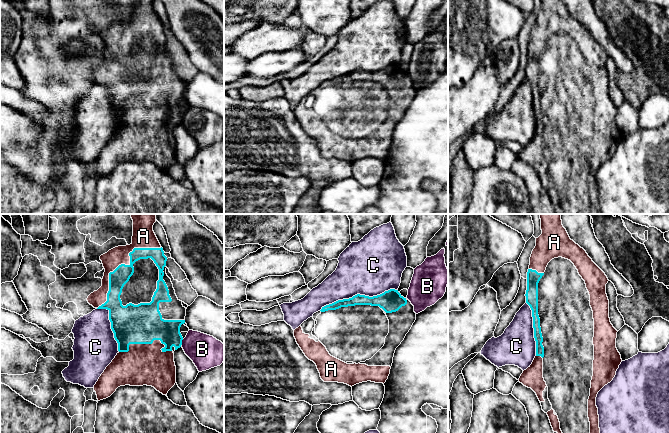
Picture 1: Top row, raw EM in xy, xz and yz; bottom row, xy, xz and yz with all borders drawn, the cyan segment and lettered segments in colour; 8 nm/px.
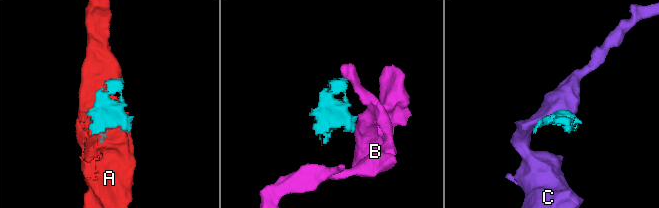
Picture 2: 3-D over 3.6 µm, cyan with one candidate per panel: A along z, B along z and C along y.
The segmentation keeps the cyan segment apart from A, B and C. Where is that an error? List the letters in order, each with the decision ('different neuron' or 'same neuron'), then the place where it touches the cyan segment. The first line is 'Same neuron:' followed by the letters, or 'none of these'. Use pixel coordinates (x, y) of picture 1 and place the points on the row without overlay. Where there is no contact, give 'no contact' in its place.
Same neuron: A
A: same neuron; meets cyan in xy at (122, 40)
B: different neuron; meets cyan in xy at (181, 118)
C: different neuron; meets cyan in xz at (358, 70)

